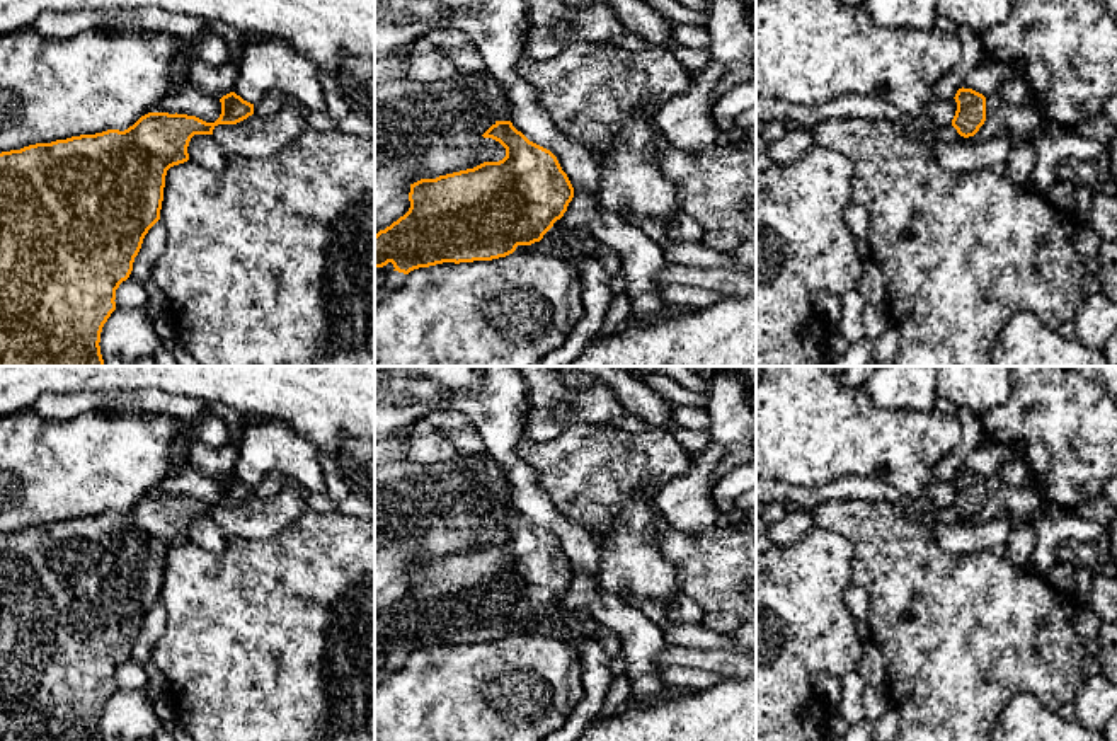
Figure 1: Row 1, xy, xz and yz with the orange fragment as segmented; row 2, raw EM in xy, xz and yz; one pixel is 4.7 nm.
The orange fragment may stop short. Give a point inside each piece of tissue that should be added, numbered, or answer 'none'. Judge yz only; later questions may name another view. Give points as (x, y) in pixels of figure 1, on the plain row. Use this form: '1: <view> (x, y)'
none

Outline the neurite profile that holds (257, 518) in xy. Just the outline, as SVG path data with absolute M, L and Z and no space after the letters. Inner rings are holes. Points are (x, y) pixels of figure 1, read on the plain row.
M300 491L271 497L252 496L237 506L218 506L213 520L226 537L266 540L293 525L306 511Z

